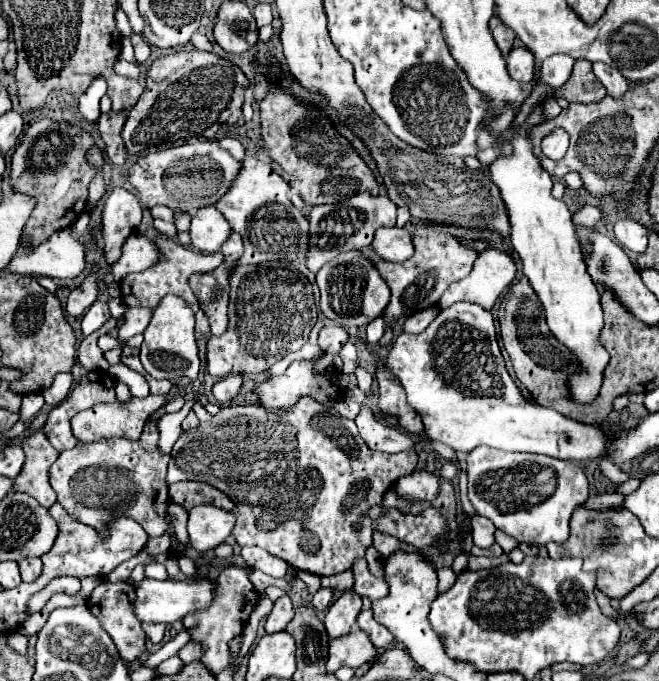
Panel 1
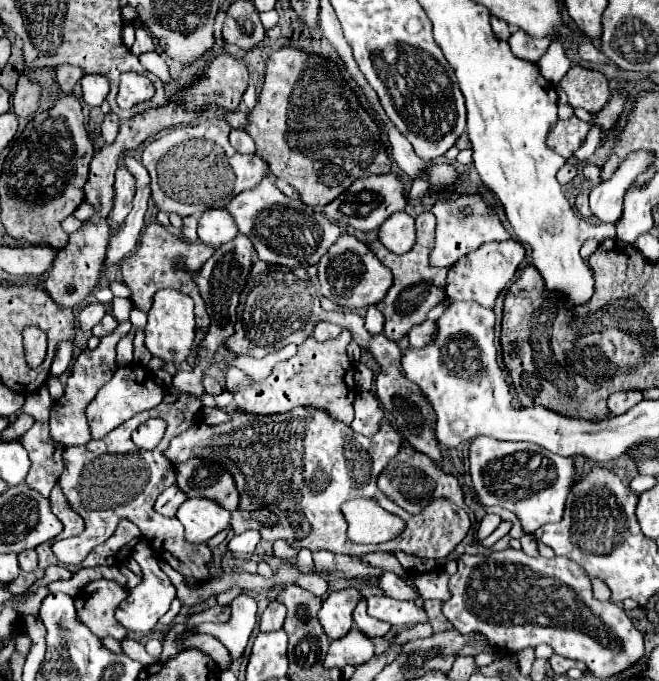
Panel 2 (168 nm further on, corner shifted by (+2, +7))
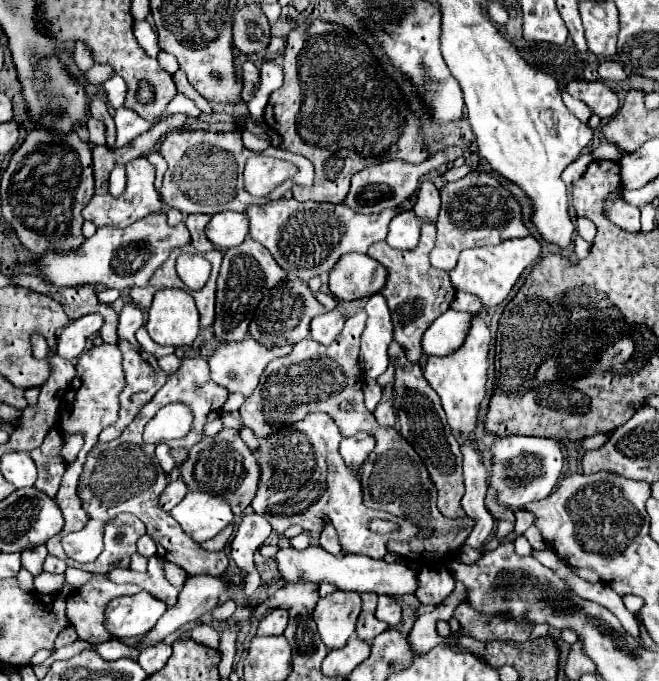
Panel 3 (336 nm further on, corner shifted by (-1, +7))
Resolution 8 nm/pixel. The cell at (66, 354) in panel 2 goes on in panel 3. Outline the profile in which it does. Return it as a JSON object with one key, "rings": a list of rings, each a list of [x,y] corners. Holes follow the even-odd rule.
{"rings":[[[90,313],[84,315],[76,321],[72,321],[70,325],[66,325],[58,337],[58,355],[74,361],[84,349],[86,349],[86,341],[90,335],[94,335],[96,331],[100,331],[102,327],[102,315],[100,313]]]}

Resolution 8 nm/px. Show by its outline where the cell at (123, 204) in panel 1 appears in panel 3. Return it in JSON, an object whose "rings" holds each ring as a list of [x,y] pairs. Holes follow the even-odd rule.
{"rings":[[[138,157],[130,163],[126,163],[126,179],[128,179],[126,181],[126,191],[122,193],[122,197],[116,199],[112,195],[98,195],[94,199],[100,215],[86,215],[88,221],[92,221],[96,227],[102,227],[102,225],[128,227],[128,225],[136,223],[138,219],[162,209],[162,199],[160,199],[158,191],[154,189],[154,167],[144,157]]]}

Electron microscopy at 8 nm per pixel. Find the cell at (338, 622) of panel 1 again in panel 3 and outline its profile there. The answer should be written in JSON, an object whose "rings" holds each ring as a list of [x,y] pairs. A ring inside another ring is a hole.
{"rings":[[[334,591],[320,599],[314,609],[318,633],[328,649],[344,647],[356,629],[362,599],[354,591]]]}

